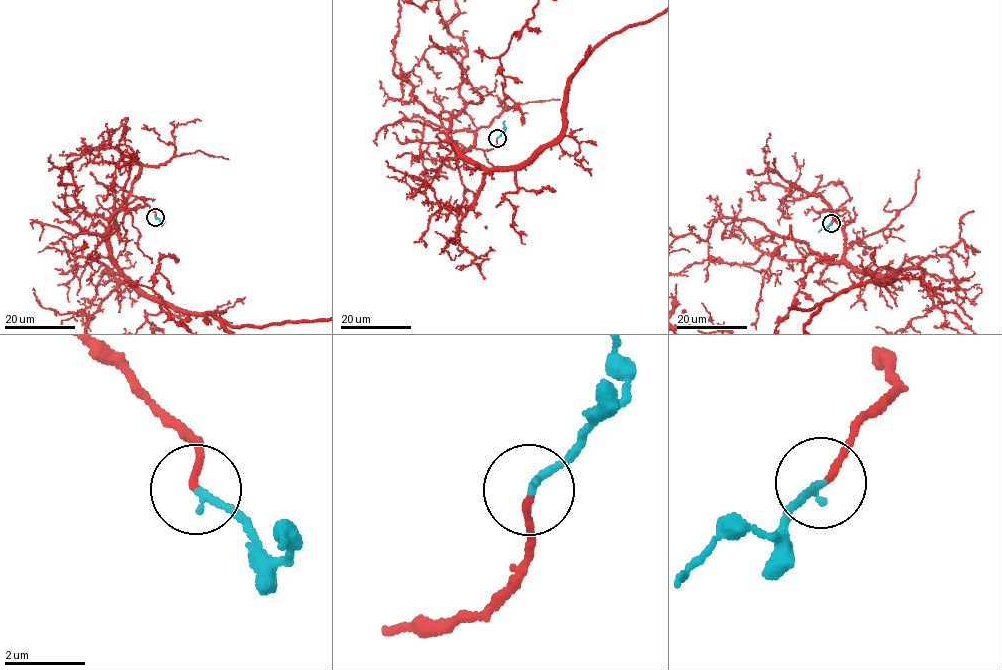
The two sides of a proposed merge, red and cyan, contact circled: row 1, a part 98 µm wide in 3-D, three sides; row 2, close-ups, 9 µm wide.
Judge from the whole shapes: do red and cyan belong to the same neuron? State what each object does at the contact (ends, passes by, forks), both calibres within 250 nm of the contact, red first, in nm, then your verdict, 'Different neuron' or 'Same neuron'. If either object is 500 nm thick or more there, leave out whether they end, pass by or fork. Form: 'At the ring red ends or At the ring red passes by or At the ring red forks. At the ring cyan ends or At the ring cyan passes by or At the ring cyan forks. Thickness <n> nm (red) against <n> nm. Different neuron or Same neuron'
At the ring red ends. At the ring cyan ends. Thickness 160 nm (red) against 190 nm. Same neuron

